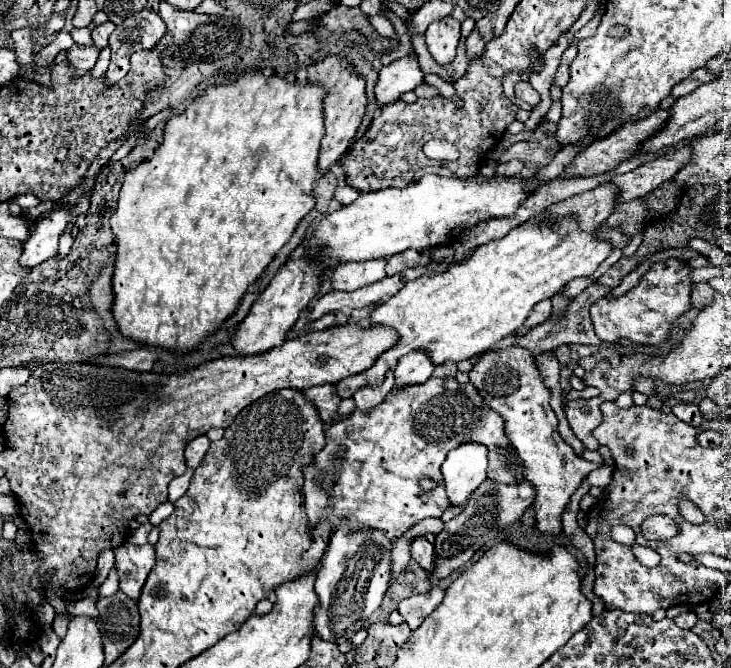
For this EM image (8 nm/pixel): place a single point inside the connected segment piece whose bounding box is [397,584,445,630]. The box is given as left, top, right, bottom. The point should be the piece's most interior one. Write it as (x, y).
(414, 609)

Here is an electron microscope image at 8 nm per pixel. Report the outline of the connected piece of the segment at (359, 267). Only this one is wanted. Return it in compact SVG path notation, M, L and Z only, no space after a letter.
M369 260L369 262L349 262L339 264L331 276L331 288L353 292L357 288L369 286L375 280L385 278L385 260Z

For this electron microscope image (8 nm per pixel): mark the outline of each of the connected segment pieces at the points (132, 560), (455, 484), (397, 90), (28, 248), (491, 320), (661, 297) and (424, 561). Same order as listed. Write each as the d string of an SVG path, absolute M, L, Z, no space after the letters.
M125 542L121 544L121 548L115 548L119 590L125 592L129 598L137 600L153 564L155 564L155 548L151 544L135 546Z
M465 442L447 454L441 472L453 506L463 504L487 478L487 454L489 450L477 442Z
M407 56L391 62L389 66L383 66L379 70L379 80L373 90L377 106L383 108L385 104L397 102L401 94L415 90L421 82L423 82L423 72L415 56Z
M59 208L49 218L39 220L35 232L23 244L23 254L19 258L19 264L25 268L33 268L45 262L47 258L57 256L59 236L67 228L67 222L71 218L77 218L77 216L69 214L69 208Z
M573 218L563 220L559 226L527 222L507 236L479 246L465 262L453 264L447 272L407 282L393 298L369 314L371 324L389 326L399 332L397 344L383 352L369 370L339 380L335 384L337 396L345 400L365 386L379 386L387 370L393 370L397 360L413 350L423 350L435 366L447 360L457 364L485 352L517 330L537 302L551 298L573 278L593 274L611 248L609 242L597 240L595 234L581 232Z
M665 260L655 264L643 276L643 280L625 296L611 298L611 300L607 298L597 300L591 306L591 320L597 336L603 342L619 342L621 338L627 338L631 342L643 342L643 344L655 344L655 346L667 340L673 320L691 308L689 272L691 268L683 262Z
M415 538L411 542L411 558L425 570L433 572L433 544L427 538Z

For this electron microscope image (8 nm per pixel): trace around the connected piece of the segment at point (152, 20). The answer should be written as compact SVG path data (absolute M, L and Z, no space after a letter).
M141 10L131 18L125 18L123 24L119 24L115 32L109 36L111 64L105 74L105 84L107 86L117 84L129 72L131 54L153 48L163 34L165 34L165 24L155 12Z

